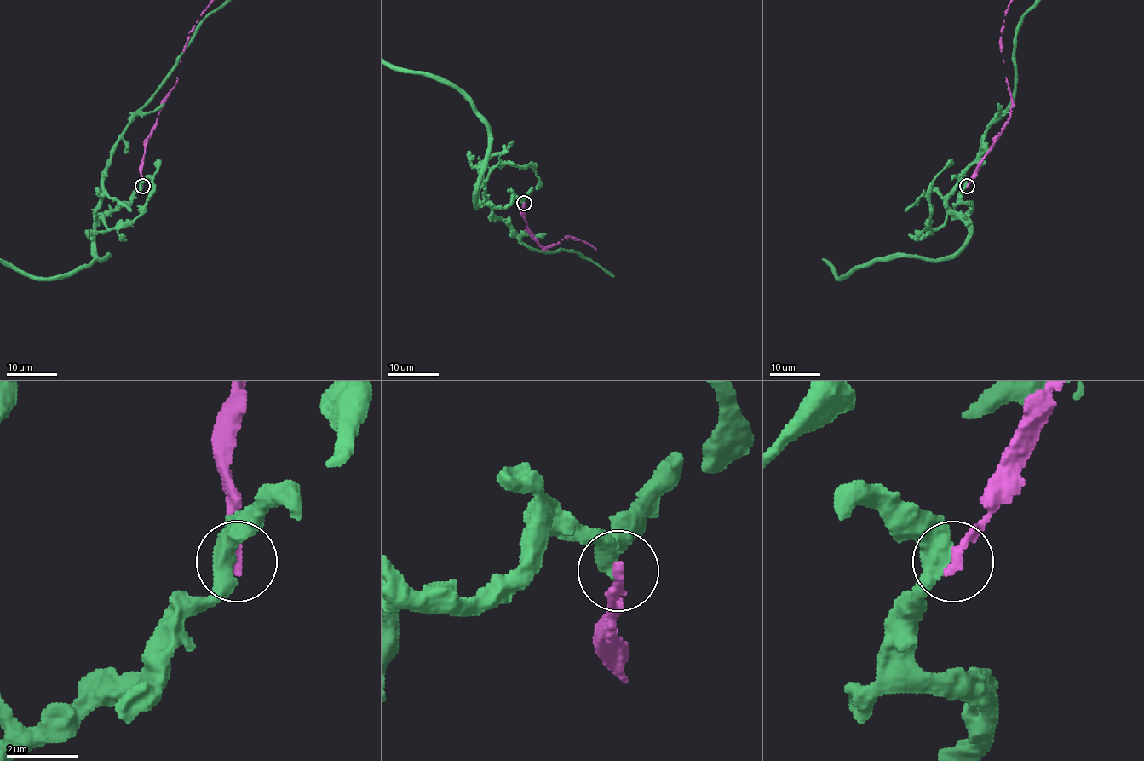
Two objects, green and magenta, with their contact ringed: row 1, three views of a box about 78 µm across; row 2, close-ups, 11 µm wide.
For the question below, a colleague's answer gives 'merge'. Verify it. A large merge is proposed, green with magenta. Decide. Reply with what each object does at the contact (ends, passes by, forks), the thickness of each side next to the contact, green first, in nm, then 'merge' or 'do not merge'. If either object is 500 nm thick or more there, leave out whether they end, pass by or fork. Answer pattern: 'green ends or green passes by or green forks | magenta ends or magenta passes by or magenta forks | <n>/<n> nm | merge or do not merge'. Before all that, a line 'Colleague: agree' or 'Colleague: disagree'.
Colleague: disagree
green passes by | magenta ends | 480/280 nm | do not merge

